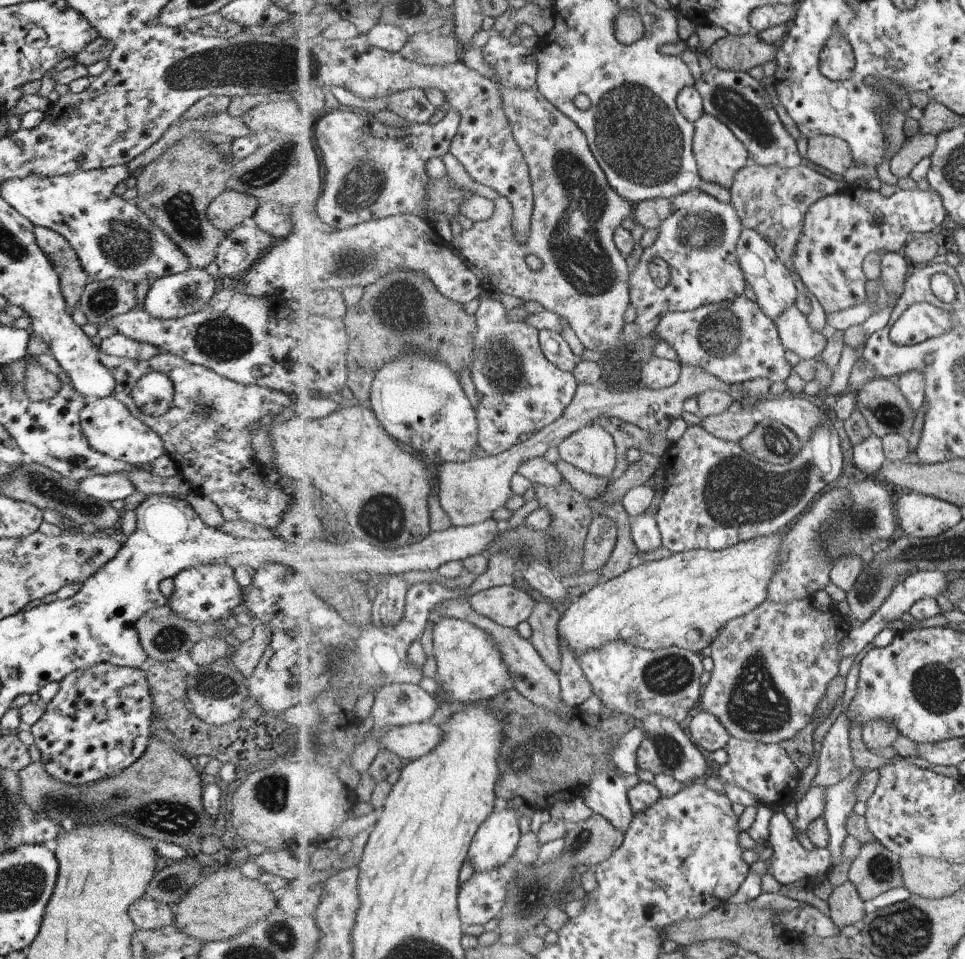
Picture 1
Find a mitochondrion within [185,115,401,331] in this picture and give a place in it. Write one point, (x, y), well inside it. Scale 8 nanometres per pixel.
(367, 186)

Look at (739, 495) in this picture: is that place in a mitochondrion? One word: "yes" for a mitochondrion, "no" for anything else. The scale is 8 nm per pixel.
yes

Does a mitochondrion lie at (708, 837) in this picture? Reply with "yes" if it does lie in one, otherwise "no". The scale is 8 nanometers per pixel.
yes

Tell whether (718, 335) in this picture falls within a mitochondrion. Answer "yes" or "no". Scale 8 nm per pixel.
yes

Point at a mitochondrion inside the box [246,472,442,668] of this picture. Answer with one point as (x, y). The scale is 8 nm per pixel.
(380, 517)

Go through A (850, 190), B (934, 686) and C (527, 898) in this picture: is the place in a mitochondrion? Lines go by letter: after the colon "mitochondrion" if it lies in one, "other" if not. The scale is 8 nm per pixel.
A: other
B: mitochondrion
C: mitochondrion

